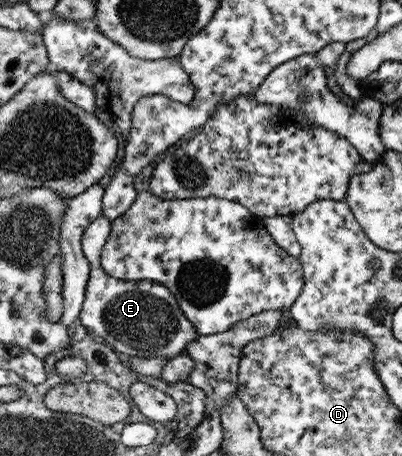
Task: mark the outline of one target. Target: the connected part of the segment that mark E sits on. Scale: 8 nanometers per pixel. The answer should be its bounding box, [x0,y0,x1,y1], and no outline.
[78,215,198,359]

